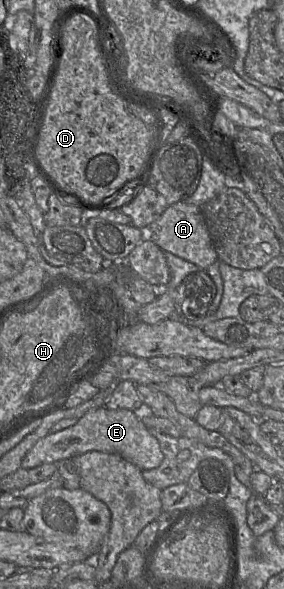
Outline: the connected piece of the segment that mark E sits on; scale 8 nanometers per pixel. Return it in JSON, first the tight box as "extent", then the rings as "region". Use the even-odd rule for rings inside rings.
{"extent":[21,406,164,470],"region":[[[103,406],[87,412],[75,425],[50,433],[37,441],[23,458],[21,467],[34,468],[44,463],[59,462],[91,451],[118,454],[140,470],[156,468],[164,458],[158,440],[134,411],[111,410]]]}

